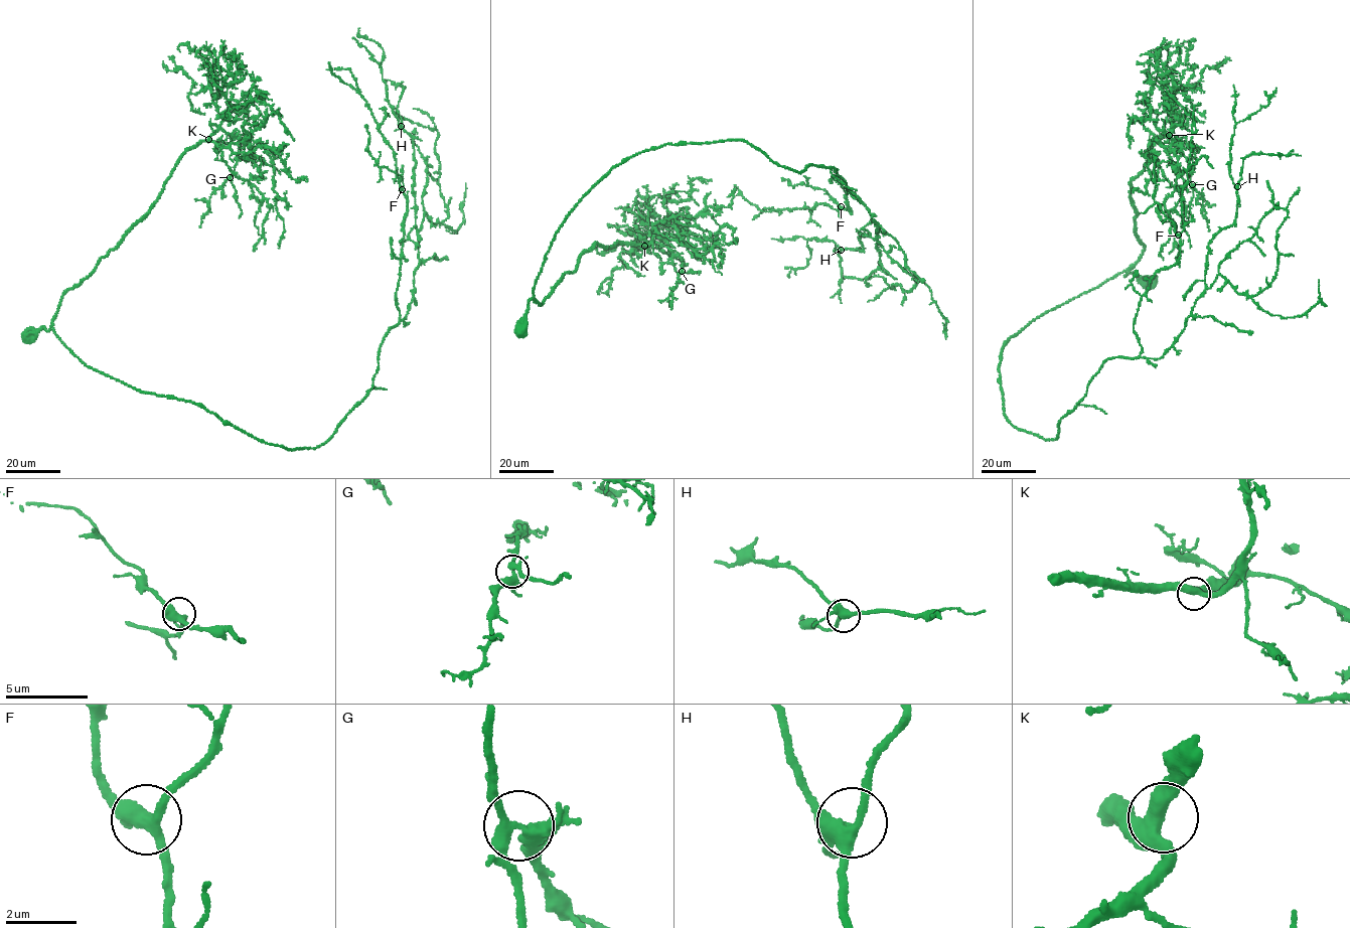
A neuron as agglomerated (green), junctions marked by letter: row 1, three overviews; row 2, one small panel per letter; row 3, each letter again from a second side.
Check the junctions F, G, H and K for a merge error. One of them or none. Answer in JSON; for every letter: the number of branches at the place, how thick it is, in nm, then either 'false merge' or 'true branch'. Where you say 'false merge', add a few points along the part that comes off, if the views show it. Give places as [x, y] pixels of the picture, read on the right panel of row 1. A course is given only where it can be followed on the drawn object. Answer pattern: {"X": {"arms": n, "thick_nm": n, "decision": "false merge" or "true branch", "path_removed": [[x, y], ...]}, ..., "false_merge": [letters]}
{"F": {"arms": 4, "thick_nm": 360, "decision": "true branch"}, "G": {"arms": 5, "thick_nm": 360, "decision": "true branch"}, "H": {"arms": 4, "thick_nm": 380, "decision": "true branch"}, "K": {"arms": 3, "thick_nm": 400, "decision": "true branch"}, "false_merge": []}

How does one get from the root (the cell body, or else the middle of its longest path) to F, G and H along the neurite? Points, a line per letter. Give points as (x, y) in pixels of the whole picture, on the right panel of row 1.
F: (1149, 283), (1127, 269), (1010, 336), (1009, 422), (1054, 439), (1102, 362), (1140, 355), (1139, 303), (1178, 235)
G: (1149, 283), (1124, 276), (1144, 246), (1135, 233), (1130, 182), (1153, 140), (1172, 128), (1195, 154), (1193, 184)
H: (1149, 283), (1127, 269), (1010, 336), (1009, 422), (1054, 439), (1102, 362), (1163, 356), (1237, 186)

